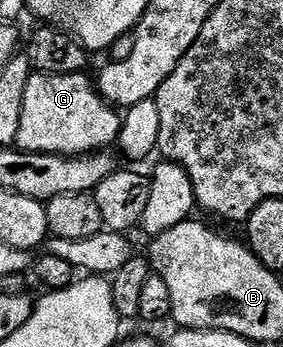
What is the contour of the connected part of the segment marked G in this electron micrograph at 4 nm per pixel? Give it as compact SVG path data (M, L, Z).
M34 73L30 81L26 81L26 98L22 101L22 126L18 128L18 137L16 138L16 147L21 151L33 151L34 153L50 153L51 155L90 155L93 151L102 151L111 148L117 142L120 133L121 112L113 109L105 103L98 90L97 84L88 80L87 74L78 75L42 75Z

